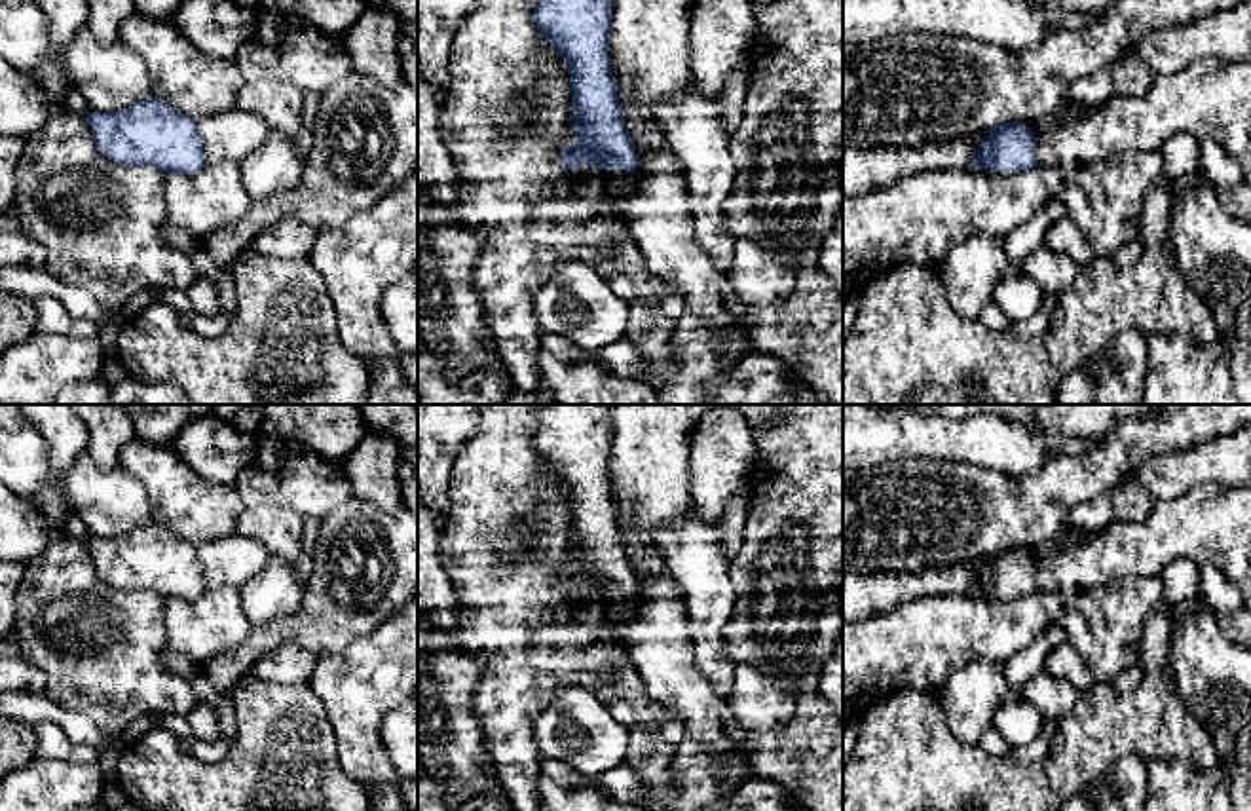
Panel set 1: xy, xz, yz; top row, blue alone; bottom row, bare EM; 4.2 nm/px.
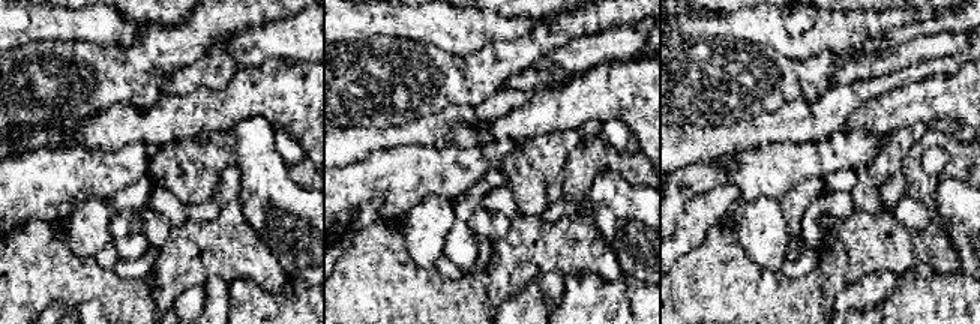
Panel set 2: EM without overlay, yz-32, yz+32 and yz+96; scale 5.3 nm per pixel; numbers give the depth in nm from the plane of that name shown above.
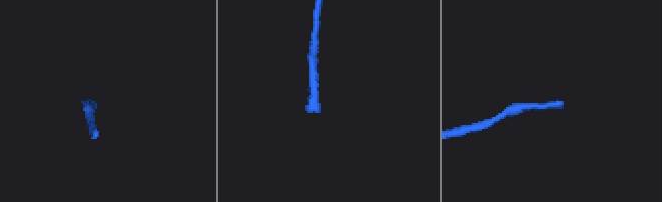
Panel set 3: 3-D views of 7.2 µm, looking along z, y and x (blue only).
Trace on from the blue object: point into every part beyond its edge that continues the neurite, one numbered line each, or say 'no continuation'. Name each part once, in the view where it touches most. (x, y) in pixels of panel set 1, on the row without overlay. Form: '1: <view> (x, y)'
1: yz (1210, 525)

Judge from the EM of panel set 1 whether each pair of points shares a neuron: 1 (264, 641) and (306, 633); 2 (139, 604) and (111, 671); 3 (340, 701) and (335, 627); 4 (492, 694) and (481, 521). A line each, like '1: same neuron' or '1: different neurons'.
1: same neuron
2: same neuron
3: different neurons
4: same neuron

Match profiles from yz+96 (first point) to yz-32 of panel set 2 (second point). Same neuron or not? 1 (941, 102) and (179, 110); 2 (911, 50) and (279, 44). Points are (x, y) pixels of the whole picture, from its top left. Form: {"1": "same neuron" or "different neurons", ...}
{"1": "same neuron", "2": "same neuron"}

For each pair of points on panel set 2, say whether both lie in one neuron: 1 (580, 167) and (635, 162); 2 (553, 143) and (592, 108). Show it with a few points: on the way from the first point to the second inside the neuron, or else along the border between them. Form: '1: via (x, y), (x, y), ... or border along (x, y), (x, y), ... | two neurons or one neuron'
1: via (593, 159), (616, 159), (622, 162) | one neuron
2: border along (578, 128), (545, 132), (532, 138) | two neurons

